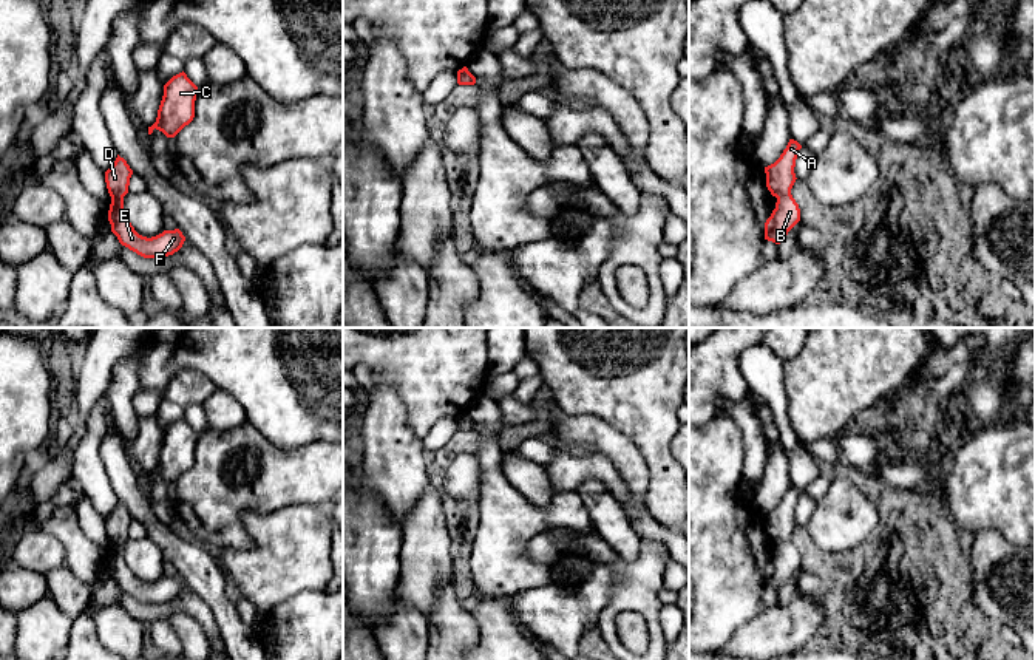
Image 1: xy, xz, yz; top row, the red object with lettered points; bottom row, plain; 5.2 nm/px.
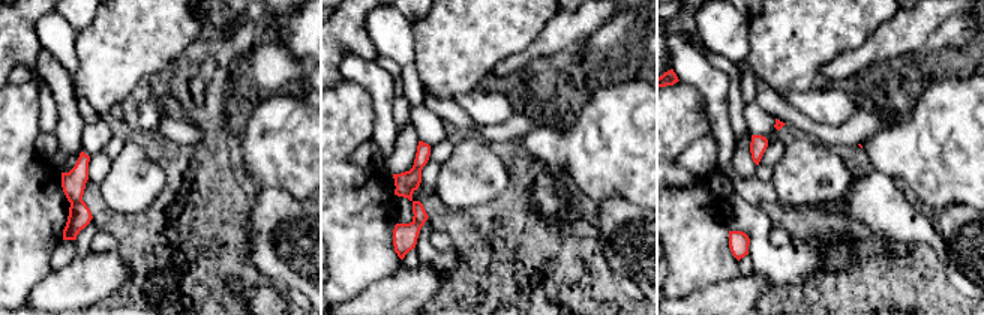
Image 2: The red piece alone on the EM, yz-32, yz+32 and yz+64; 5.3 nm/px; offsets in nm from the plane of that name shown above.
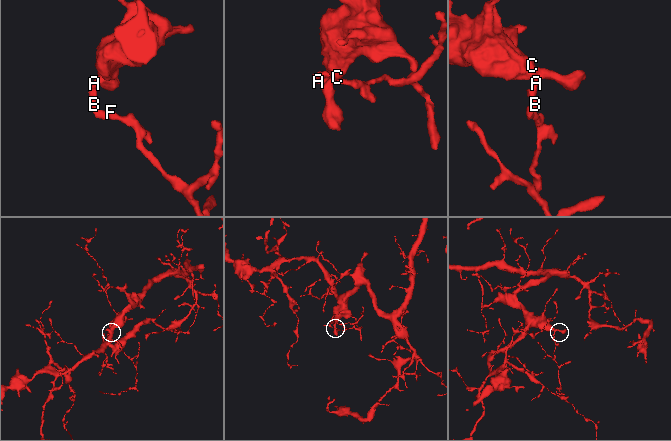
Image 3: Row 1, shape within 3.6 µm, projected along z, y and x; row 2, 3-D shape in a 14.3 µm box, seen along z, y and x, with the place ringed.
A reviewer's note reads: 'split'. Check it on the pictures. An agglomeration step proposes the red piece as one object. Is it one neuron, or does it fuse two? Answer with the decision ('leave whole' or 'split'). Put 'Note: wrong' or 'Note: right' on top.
Note: right
split

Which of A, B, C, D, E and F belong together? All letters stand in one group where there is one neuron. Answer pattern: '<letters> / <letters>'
A C D / B E F

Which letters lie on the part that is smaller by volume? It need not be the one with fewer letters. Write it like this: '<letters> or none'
B, E, F

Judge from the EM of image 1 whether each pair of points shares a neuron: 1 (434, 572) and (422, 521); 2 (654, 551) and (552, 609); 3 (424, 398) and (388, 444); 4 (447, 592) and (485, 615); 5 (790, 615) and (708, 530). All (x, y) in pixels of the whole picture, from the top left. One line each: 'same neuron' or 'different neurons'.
1: same neuron
2: different neurons
3: different neurons
4: different neurons
5: different neurons

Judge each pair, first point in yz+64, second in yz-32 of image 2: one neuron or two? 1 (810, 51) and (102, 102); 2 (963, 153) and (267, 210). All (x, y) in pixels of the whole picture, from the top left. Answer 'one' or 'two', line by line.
1: one
2: two

